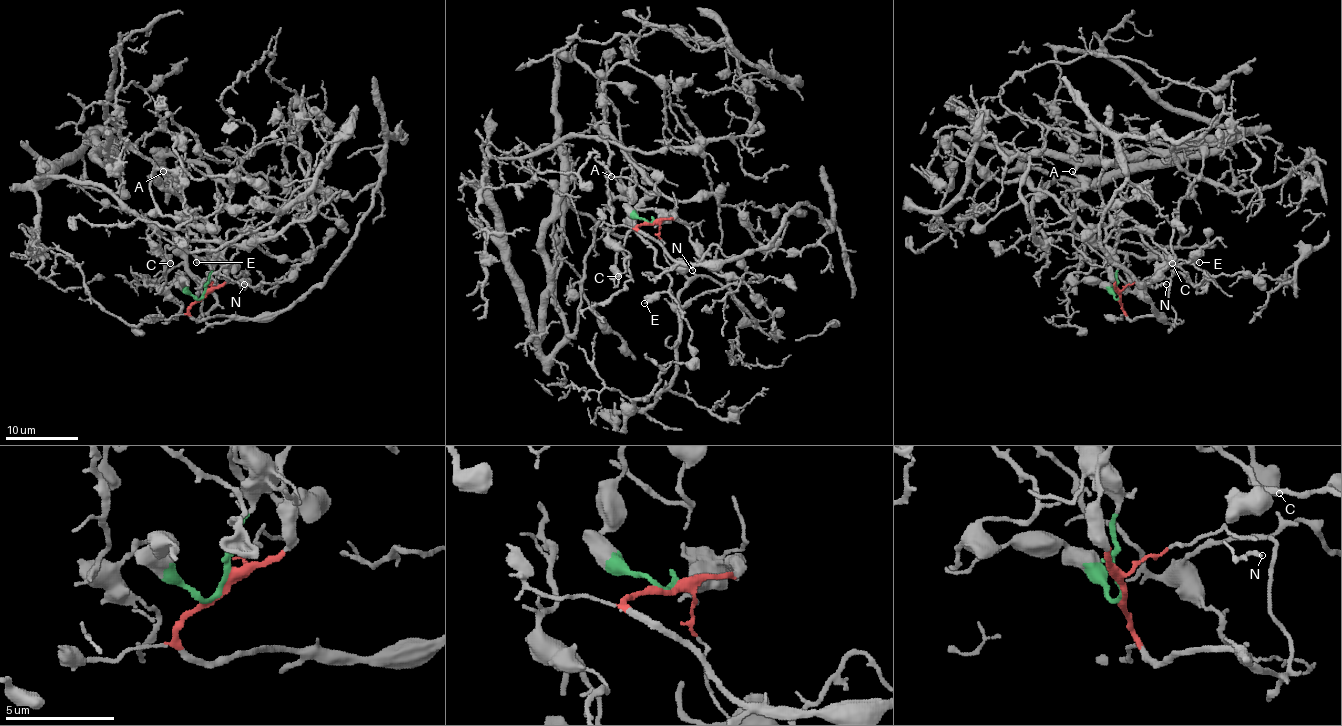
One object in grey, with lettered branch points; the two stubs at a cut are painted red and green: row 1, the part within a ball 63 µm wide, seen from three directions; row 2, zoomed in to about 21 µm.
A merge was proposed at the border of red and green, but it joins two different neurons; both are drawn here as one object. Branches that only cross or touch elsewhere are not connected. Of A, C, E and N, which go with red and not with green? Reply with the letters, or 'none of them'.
none of them

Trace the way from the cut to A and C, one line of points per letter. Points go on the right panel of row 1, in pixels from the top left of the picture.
A: (1117, 295), (1117, 269), (1103, 227), (1083, 226), (1059, 202), (1068, 191), (1081, 185), (1072, 171)
C: (1117, 295), (1117, 269), (1112, 251), (1105, 242), (1106, 235), (1139, 242), (1148, 247), (1159, 246), (1172, 264)

